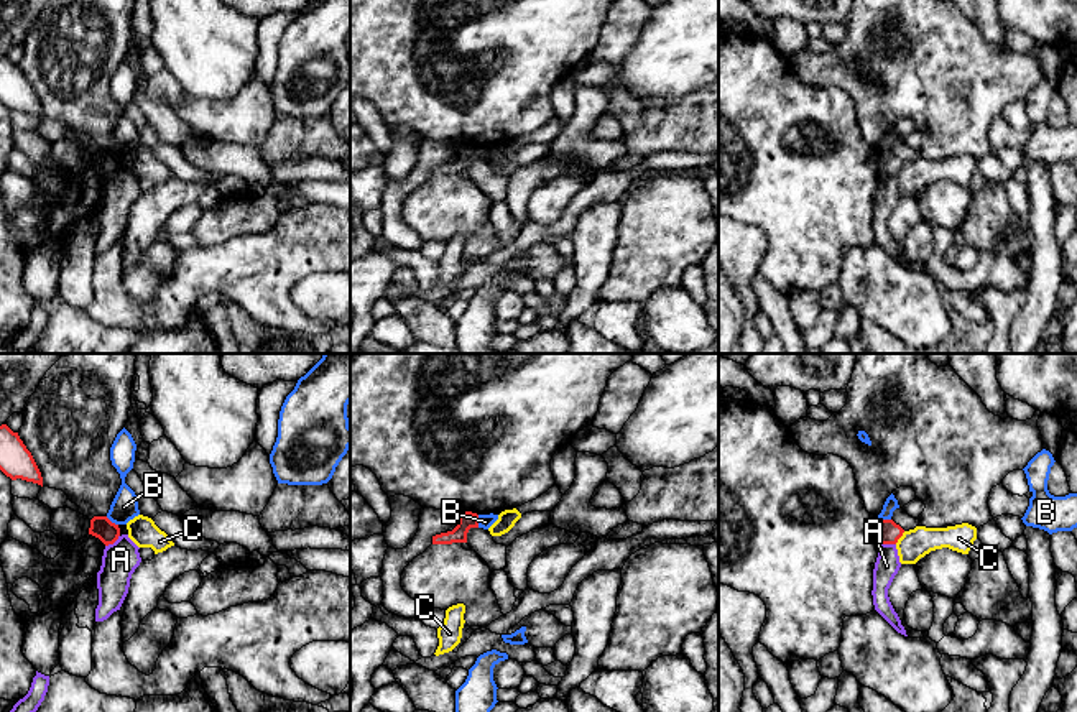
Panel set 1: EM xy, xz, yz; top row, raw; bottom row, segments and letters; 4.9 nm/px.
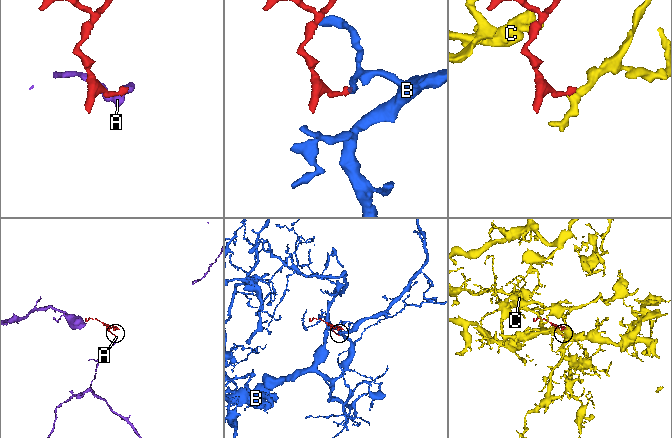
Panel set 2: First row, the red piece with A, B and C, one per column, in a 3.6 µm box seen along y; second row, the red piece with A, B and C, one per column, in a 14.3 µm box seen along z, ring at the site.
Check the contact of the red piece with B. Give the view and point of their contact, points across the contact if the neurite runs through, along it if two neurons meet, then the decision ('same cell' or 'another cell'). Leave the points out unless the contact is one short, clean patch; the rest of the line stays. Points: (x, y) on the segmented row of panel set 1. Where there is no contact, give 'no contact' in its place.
xz (477, 522) | along xz (477, 515), (479, 527) | another cell

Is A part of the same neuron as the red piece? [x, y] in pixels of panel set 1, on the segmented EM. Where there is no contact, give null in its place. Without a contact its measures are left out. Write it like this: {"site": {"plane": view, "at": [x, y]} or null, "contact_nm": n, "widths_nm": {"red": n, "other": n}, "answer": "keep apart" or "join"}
{"site": {"plane": "xy", "at": [112, 543]}, "contact_nm": 90, "widths_nm": {"red": 110, "other": 170}, "answer": "keep apart"}

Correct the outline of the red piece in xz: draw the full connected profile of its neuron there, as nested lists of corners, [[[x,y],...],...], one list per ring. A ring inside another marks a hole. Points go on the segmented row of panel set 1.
[[[465,511],[459,516],[459,523],[452,531],[432,536],[432,544],[467,543],[470,528],[478,528],[478,515]]]

